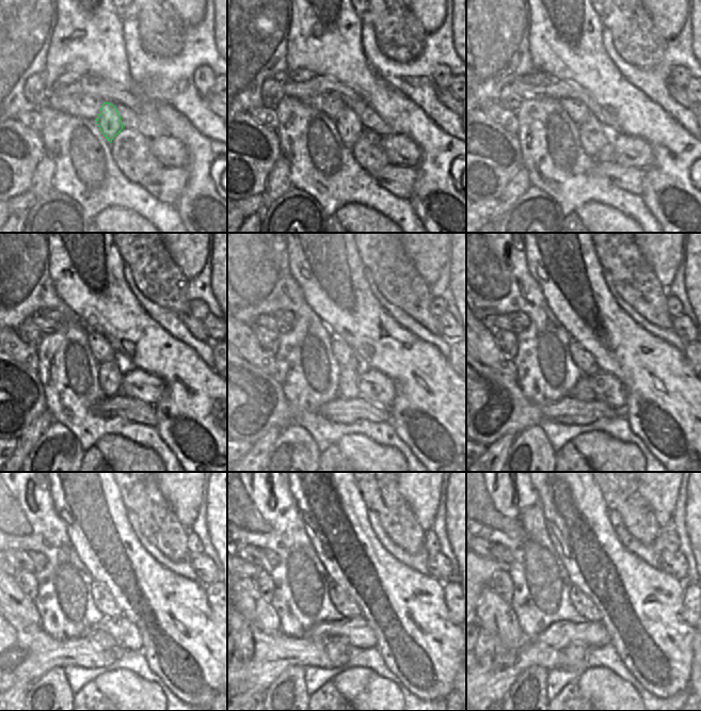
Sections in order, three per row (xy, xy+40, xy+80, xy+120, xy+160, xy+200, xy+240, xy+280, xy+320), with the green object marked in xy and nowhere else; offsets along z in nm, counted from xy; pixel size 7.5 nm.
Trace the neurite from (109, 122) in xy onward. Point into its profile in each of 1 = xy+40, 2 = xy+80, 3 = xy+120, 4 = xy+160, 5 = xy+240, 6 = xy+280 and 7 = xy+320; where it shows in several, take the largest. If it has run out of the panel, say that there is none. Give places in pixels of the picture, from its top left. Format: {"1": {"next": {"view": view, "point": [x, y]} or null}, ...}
{"1": {"next": {"view": "xy+40", "point": [349, 126]}}, "2": {"next": {"view": "xy+80", "point": [593, 136]}}, "3": {"next": {"view": "xy+120", "point": [111, 374]}}, "4": {"next": {"view": "xy+160", "point": [348, 389]}}, "5": {"next": {"view": "xy+240", "point": [101, 637]}}, "6": {"next": {"view": "xy+280", "point": [336, 646]}}, "7": {"next": {"view": "xy+320", "point": [575, 652]}}}

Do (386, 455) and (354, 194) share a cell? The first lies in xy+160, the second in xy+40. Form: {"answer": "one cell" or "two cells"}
{"answer": "two cells"}

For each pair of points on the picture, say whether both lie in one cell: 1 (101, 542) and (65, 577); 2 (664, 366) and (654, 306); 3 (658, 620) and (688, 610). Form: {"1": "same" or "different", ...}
{"1": "different", "2": "different", "3": "different"}

